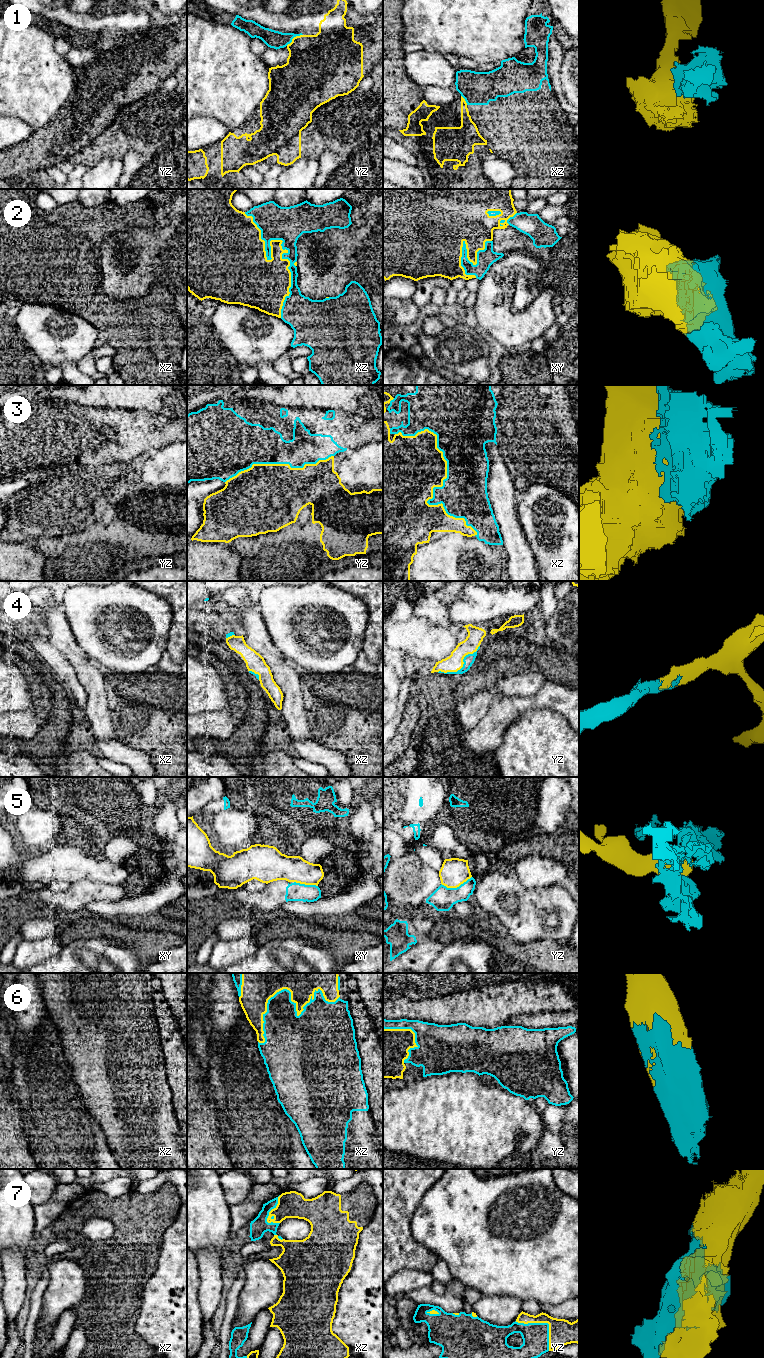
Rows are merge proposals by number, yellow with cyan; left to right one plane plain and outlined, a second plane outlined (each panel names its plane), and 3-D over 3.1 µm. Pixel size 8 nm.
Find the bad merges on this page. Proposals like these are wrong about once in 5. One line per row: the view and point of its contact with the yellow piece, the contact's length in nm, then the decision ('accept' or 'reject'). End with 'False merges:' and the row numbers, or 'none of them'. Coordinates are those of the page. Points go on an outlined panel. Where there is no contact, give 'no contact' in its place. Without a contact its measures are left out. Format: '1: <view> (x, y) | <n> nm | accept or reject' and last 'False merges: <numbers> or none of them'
1: yz (293, 38) | 160 nm | reject
2: xz (282, 241) | 900 nm | accept
3: xz (442, 481) | 1050 nm | reject
4: yz (462, 665) | 400 nm | accept
5: yz (456, 887) | 260 nm | reject
6: xz (291, 995) | 750 nm | accept
7: yz (545, 1322) | 360 nm | accept
False merges: 1, 3, 5

